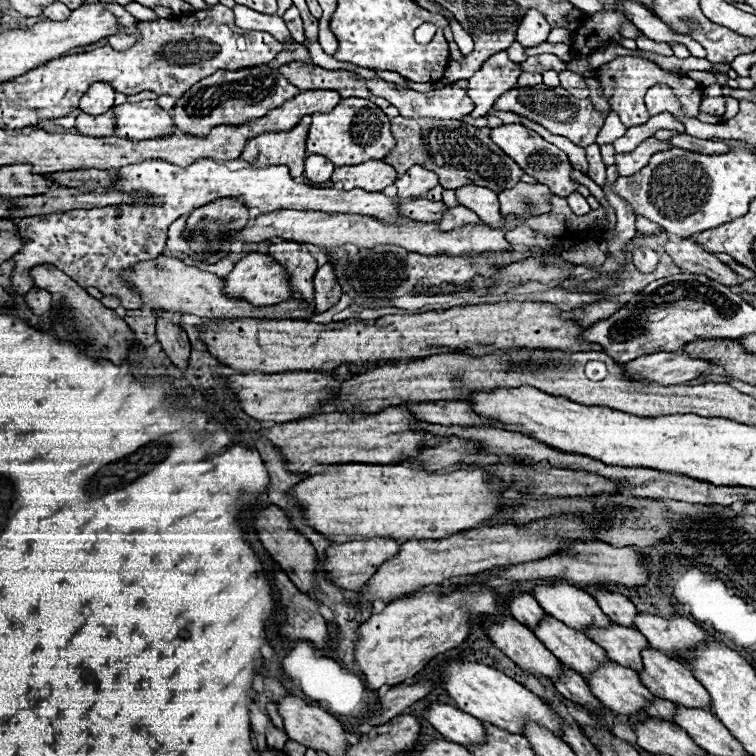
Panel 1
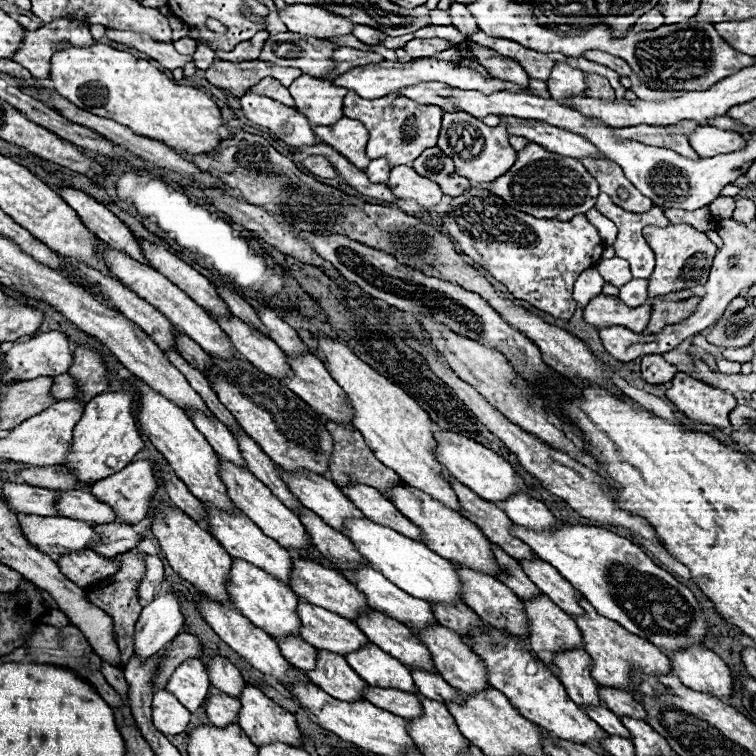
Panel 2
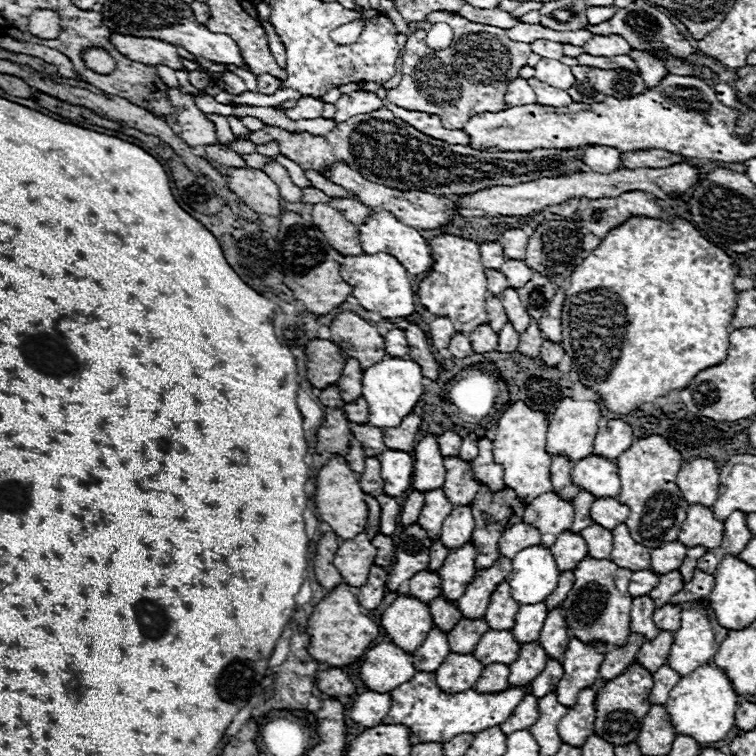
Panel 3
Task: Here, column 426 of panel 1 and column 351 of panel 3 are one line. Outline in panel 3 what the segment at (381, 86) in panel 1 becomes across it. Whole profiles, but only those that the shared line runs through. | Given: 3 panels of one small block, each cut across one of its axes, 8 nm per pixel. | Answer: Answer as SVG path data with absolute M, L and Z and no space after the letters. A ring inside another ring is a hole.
M350 92L350 94L342 94L340 100L336 102L336 116L334 122L340 124L352 116L358 114L368 114L382 108L380 98L374 92Z

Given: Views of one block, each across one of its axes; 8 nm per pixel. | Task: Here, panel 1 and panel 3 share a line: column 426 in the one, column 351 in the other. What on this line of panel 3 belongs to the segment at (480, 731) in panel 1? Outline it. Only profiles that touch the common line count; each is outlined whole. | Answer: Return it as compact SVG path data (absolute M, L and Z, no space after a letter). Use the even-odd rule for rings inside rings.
M364 692L356 698L350 708L350 720L360 724L362 728L374 728L390 710L390 694Z

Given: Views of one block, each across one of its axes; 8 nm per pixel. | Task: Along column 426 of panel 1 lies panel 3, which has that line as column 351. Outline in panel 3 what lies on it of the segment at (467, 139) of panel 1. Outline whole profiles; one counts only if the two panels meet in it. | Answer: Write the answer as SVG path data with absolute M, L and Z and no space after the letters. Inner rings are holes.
M380 108L368 116L356 116L342 124L328 134L324 134L324 152L322 152L322 136L312 136L308 132L288 132L276 126L264 126L258 132L246 136L256 146L278 142L280 154L300 164L304 170L322 172L326 166L344 162L350 168L362 172L368 180L378 184L386 184L388 188L402 188L402 190L422 190L440 196L462 196L474 194L484 188L492 186L514 186L530 180L540 178L554 178L562 174L574 172L588 172L586 164L582 164L582 156L586 146L568 148L568 150L554 150L554 148L538 148L534 152L478 152L470 146L454 146L442 140L434 140L416 128L410 128L406 122L392 116L390 110Z

